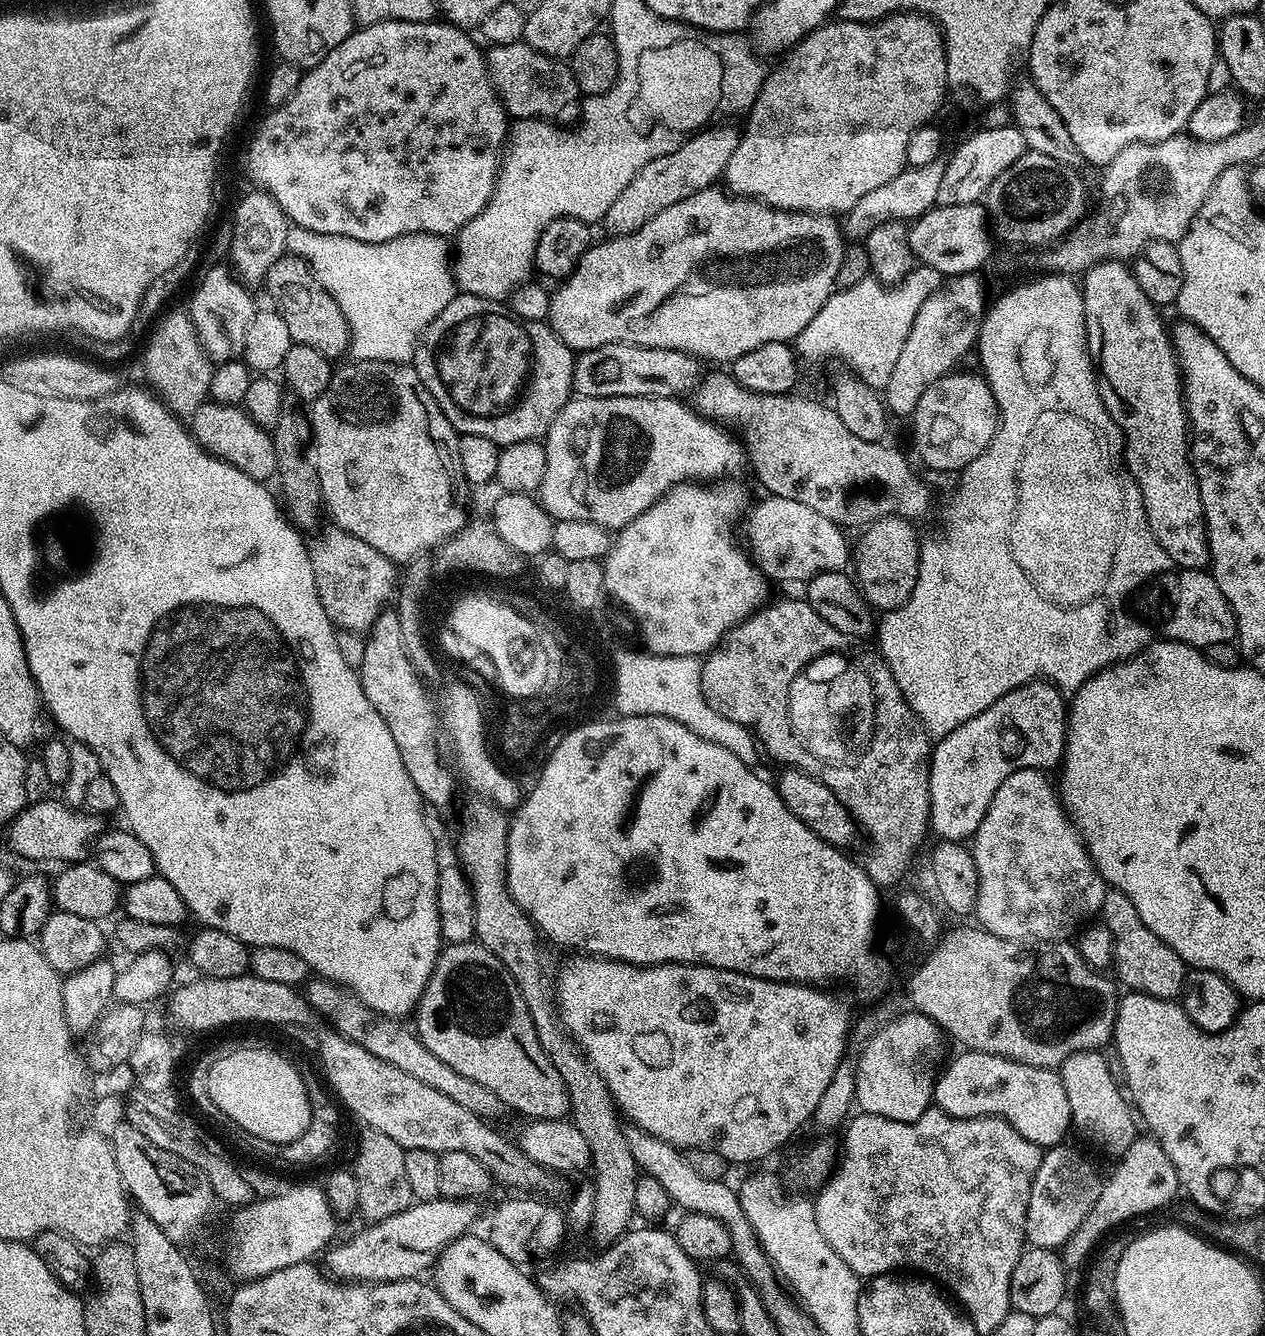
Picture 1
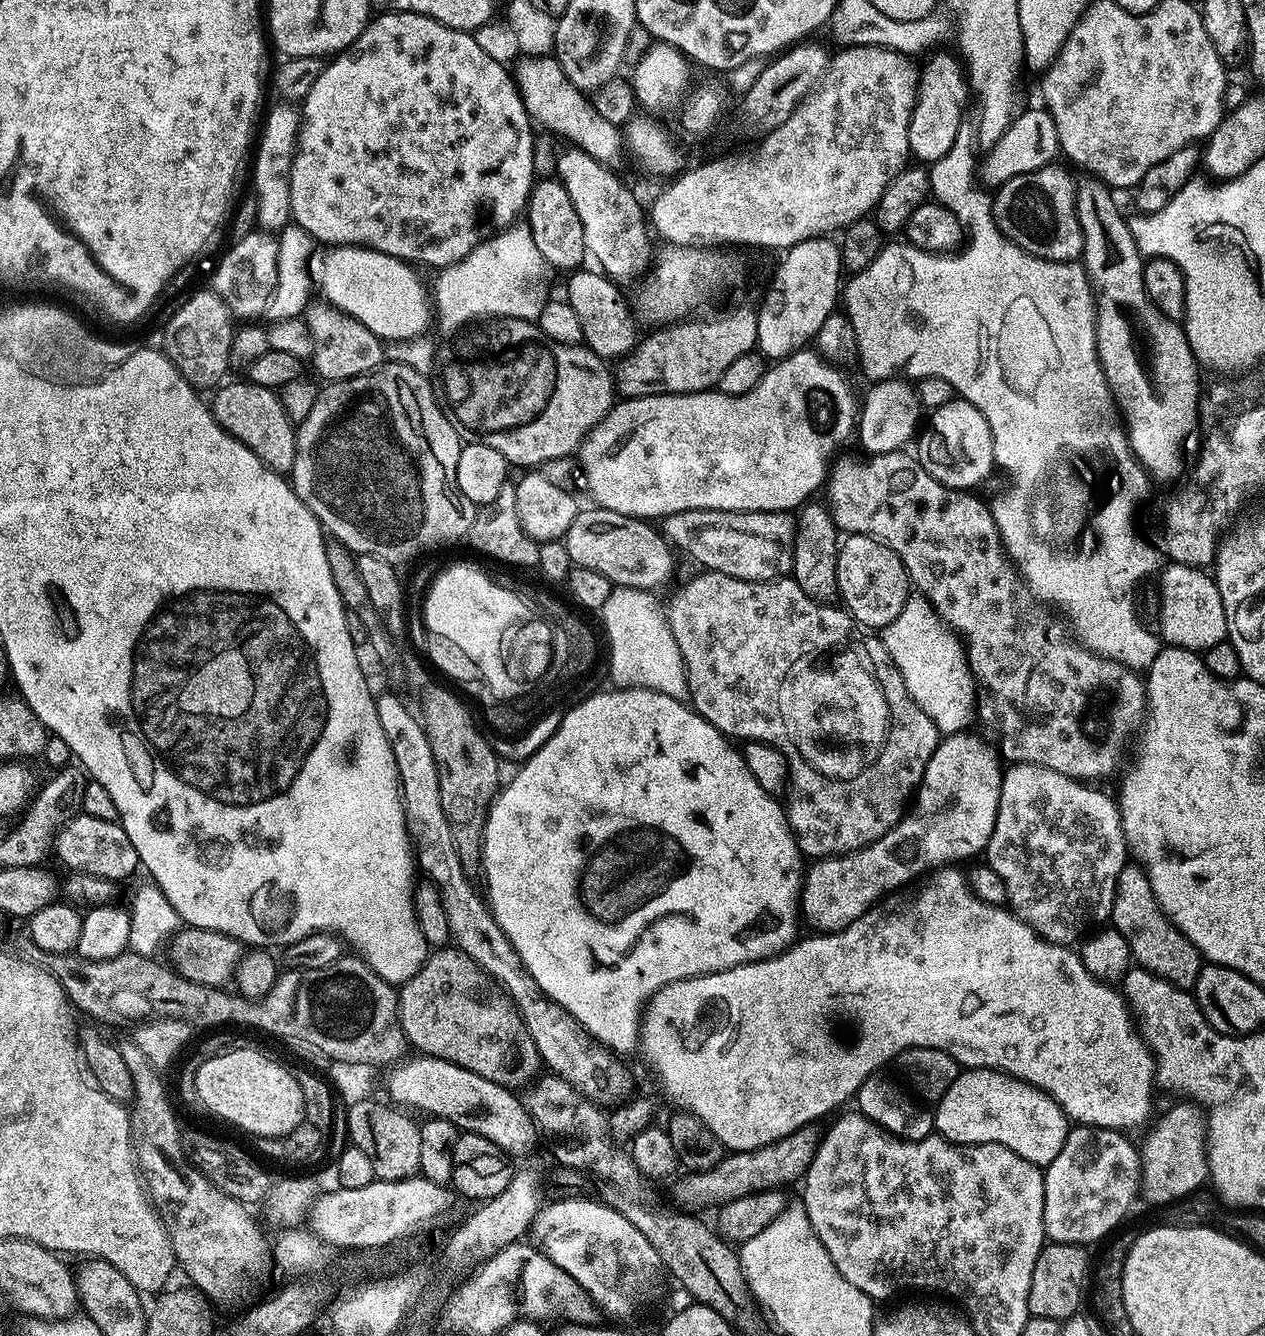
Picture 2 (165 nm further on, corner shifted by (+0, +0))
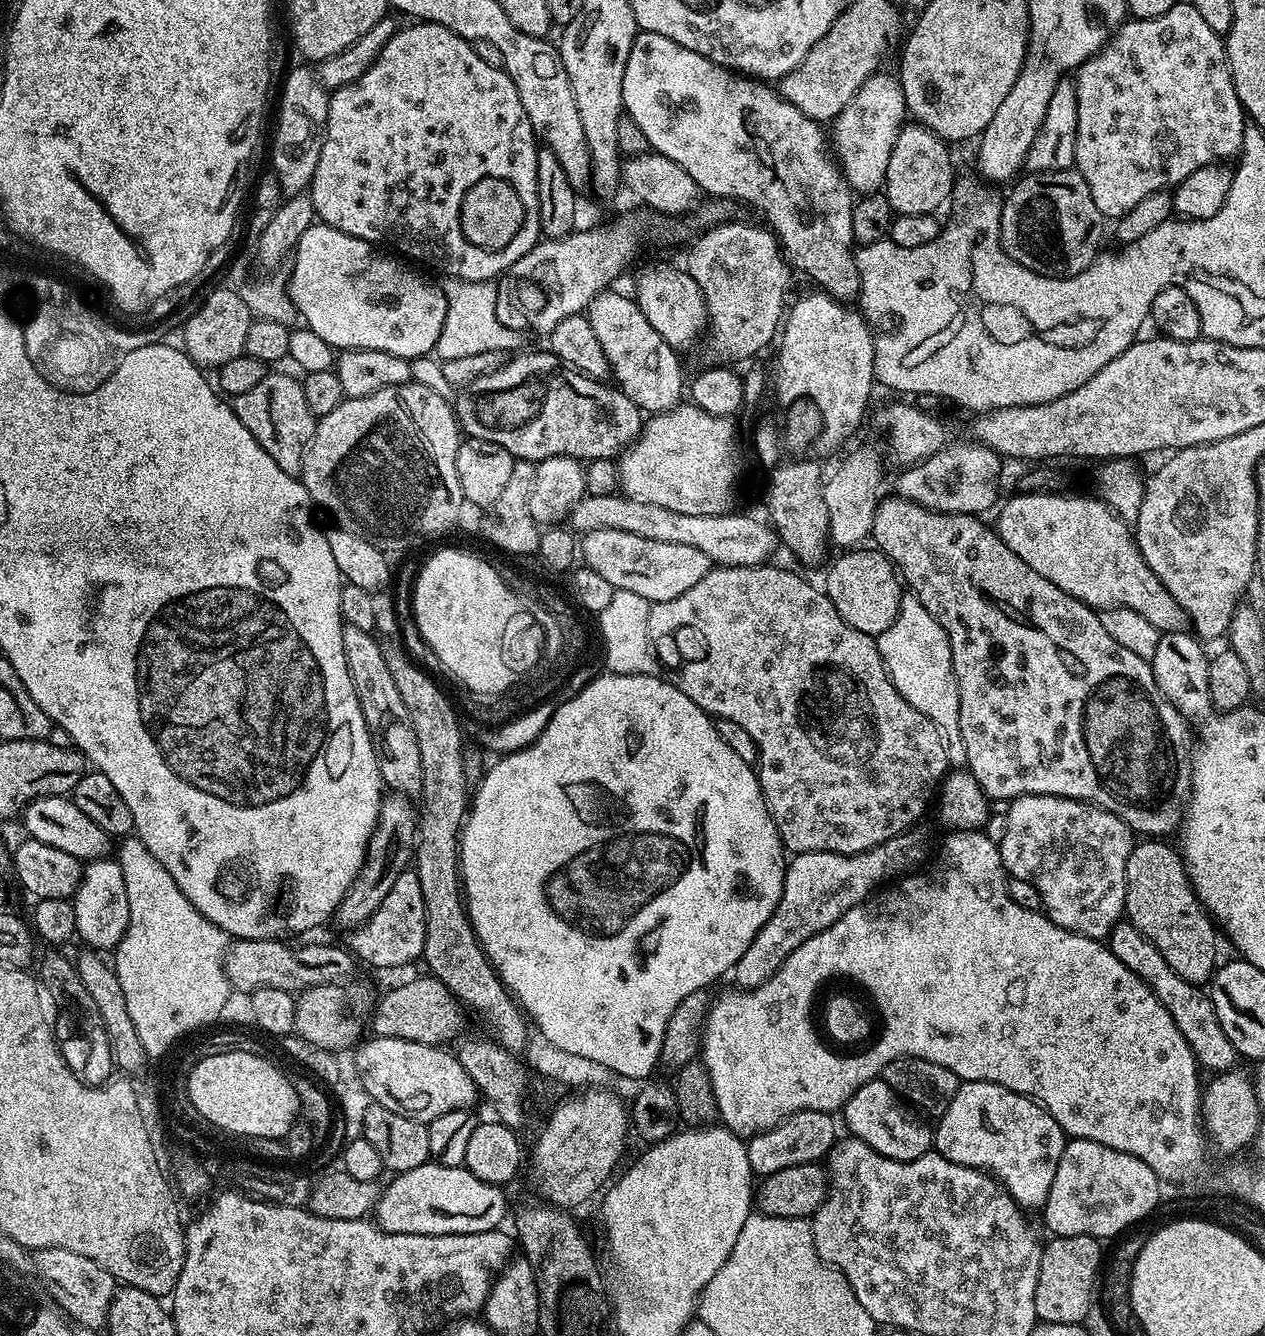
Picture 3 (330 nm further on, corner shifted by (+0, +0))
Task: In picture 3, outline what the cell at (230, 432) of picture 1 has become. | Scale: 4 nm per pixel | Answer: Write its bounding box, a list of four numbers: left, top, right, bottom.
[231,371,318,477]

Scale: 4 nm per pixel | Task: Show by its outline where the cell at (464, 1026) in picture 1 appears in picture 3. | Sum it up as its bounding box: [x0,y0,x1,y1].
[370,974,464,1046]

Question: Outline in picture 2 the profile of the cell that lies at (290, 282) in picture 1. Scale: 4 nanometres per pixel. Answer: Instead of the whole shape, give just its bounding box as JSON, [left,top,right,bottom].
[302,302,386,381]

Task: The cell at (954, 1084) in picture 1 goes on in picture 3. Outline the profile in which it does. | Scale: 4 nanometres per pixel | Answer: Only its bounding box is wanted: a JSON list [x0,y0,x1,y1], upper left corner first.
[934,1080,1066,1209]

